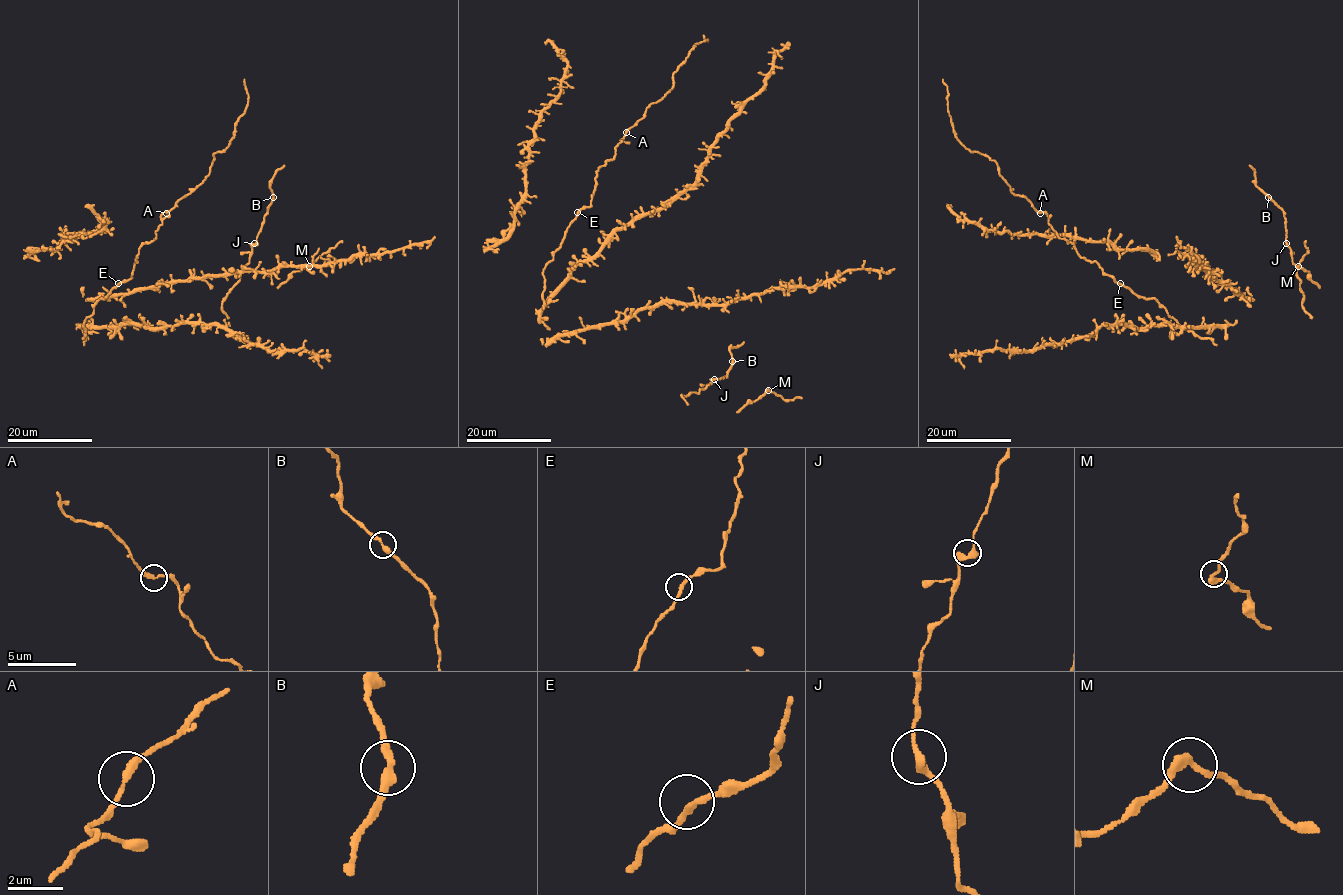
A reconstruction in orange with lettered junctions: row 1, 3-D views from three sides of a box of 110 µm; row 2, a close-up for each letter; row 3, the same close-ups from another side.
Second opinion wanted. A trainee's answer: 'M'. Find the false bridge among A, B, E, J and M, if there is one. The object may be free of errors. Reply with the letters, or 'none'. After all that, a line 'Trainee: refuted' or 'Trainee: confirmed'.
none
Trainee: refuted

